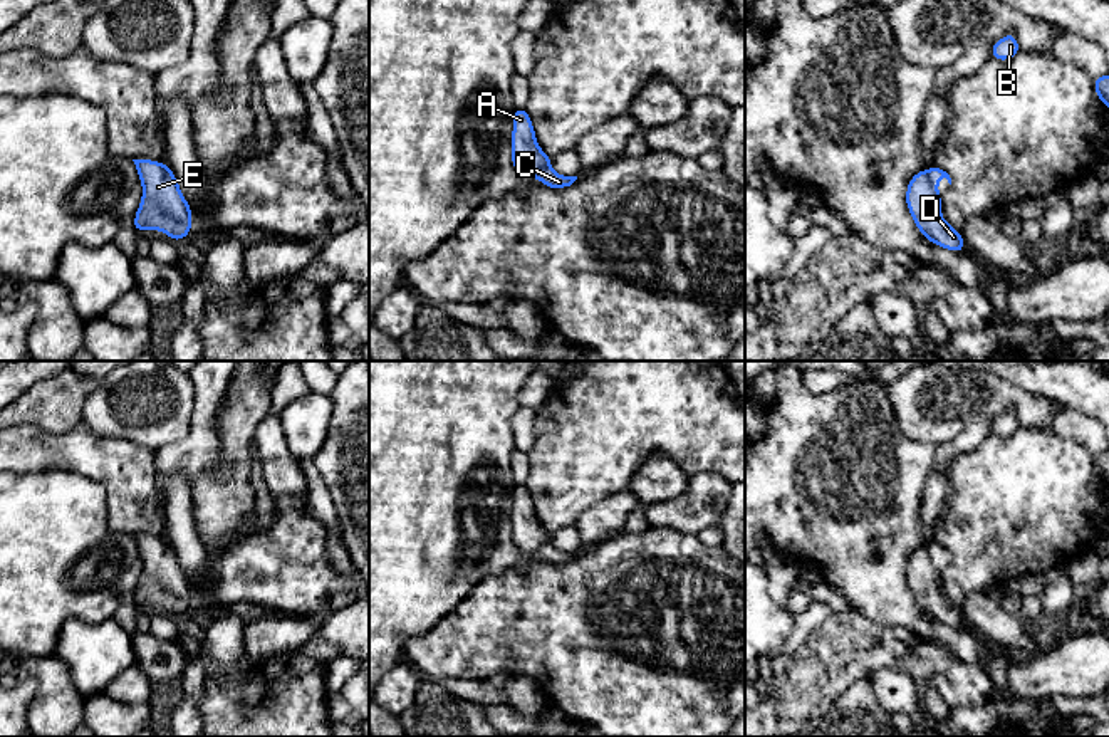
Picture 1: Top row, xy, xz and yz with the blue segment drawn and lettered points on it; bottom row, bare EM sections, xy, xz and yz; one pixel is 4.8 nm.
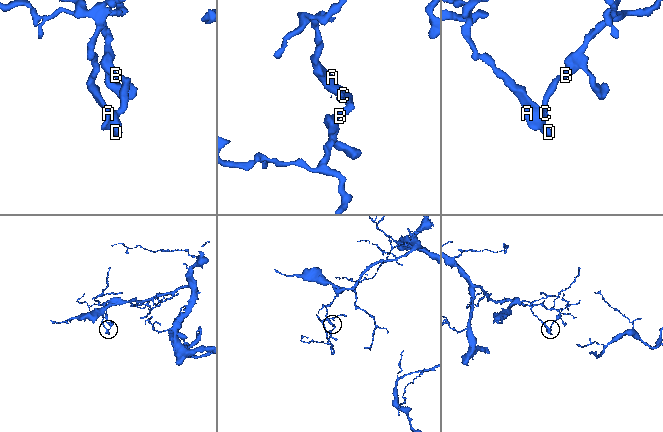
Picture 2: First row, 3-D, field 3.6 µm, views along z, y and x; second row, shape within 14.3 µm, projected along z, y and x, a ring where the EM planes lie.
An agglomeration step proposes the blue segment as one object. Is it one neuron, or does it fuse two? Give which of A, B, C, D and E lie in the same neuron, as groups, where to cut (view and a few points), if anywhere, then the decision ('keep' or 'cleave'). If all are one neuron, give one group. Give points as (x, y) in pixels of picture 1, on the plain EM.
A D E / B C | yz (926, 548), (928, 558), (937, 568) | cleave

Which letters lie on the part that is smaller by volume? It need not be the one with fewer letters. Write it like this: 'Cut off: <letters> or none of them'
Cut off: B, C

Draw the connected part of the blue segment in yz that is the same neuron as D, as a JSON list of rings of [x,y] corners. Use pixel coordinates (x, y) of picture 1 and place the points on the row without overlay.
[[[921,546],[909,556],[906,581],[924,614],[951,628],[965,626],[961,608],[941,591],[941,571],[931,562],[928,547]]]

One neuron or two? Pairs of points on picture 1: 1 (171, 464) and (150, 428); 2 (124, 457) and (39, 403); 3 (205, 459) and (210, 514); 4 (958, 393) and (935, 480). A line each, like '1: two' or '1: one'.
1: two
2: two
3: two
4: two

